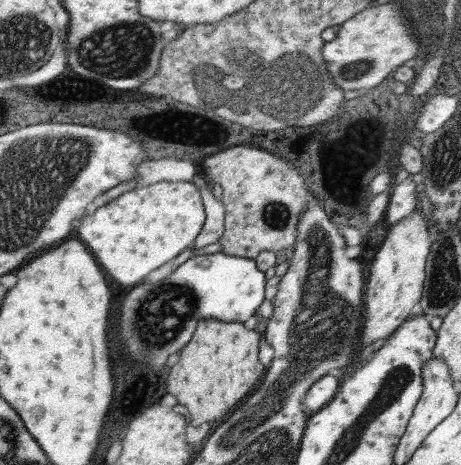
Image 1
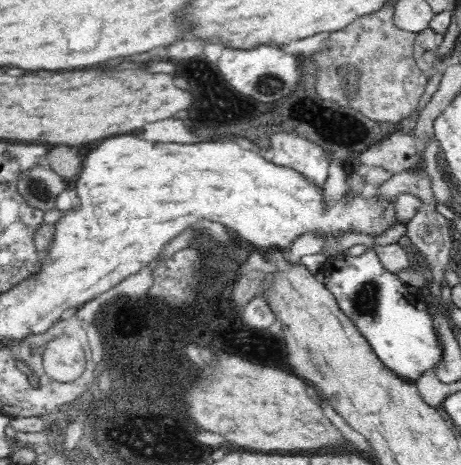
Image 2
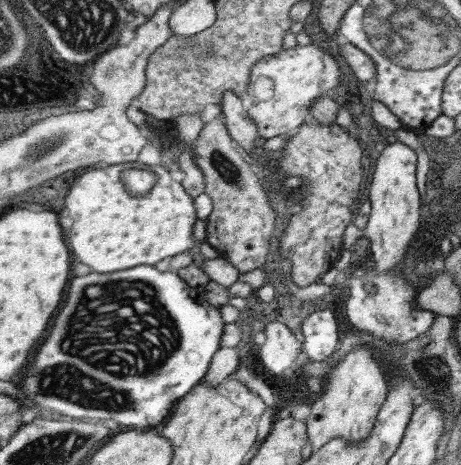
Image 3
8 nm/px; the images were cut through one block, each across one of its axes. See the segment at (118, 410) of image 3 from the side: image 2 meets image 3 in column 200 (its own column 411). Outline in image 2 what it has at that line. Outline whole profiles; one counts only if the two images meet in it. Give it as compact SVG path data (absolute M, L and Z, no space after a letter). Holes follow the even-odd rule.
M394 224L382 236L370 238L362 256L342 254L328 258L316 278L330 290L330 294L334 294L342 314L366 336L378 360L402 380L416 384L424 372L434 370L436 364L440 364L444 358L444 346L436 336L434 318L428 314L426 298L418 288L406 288L406 284L398 280L398 274L386 270L374 250L374 244L398 244L406 234L408 228L404 224Z

